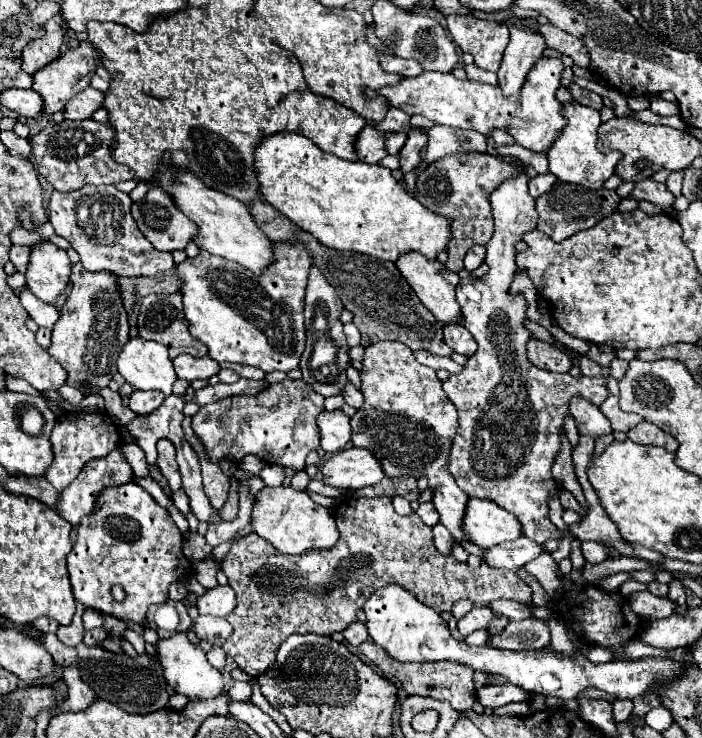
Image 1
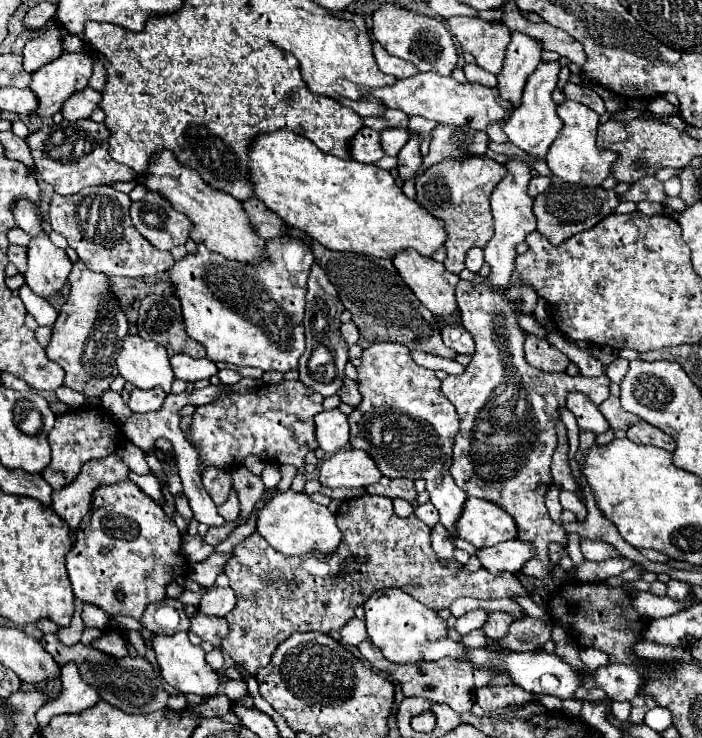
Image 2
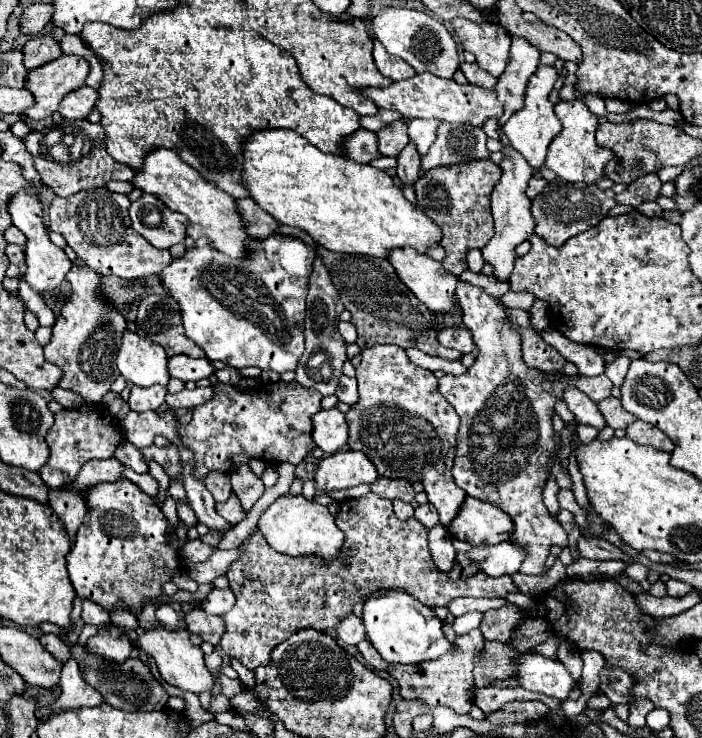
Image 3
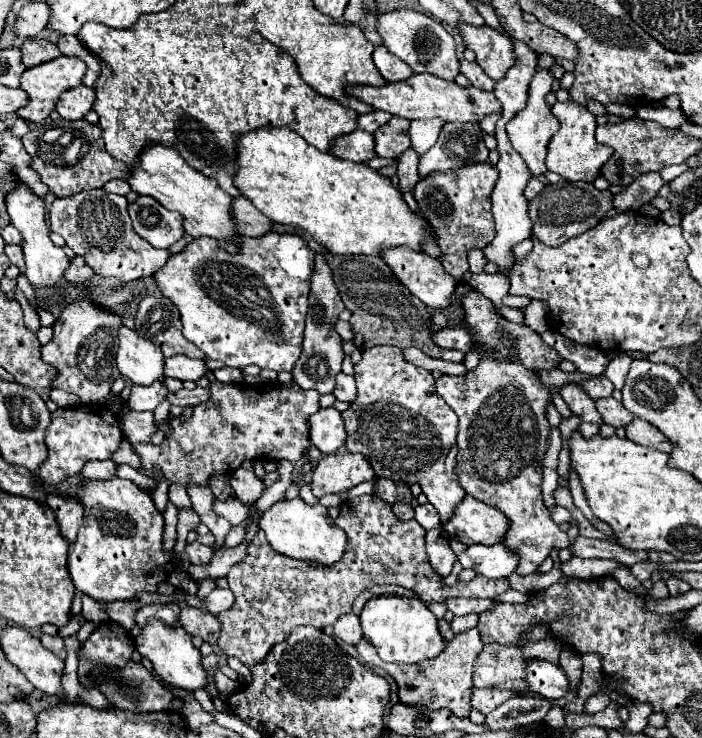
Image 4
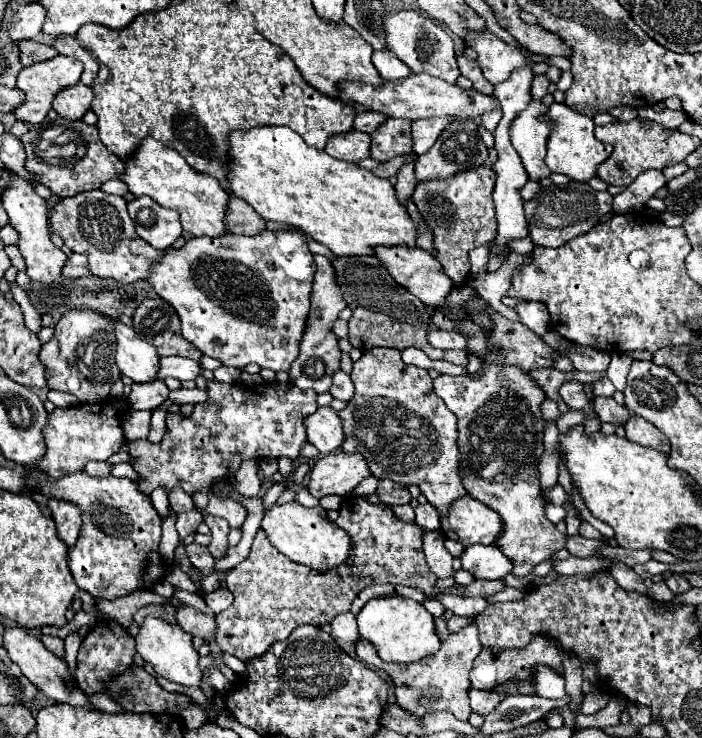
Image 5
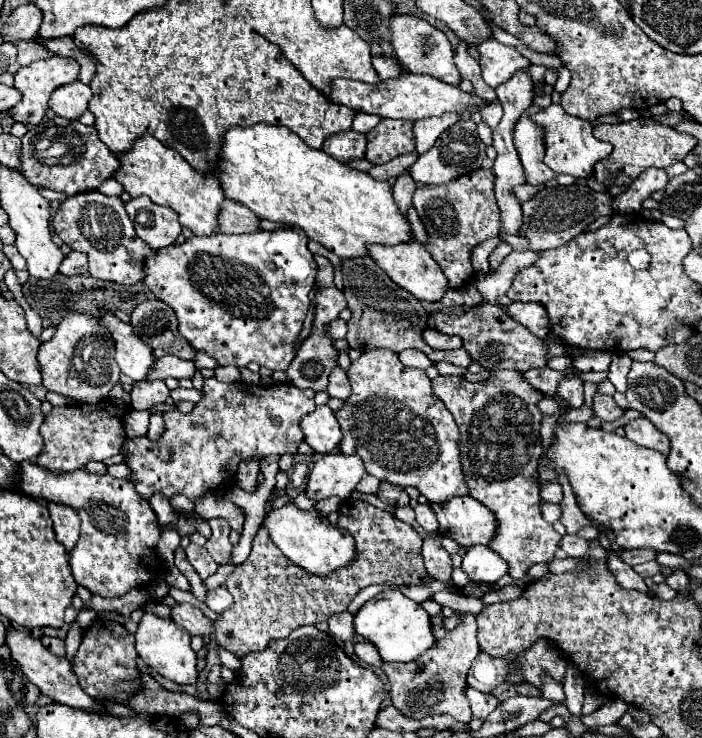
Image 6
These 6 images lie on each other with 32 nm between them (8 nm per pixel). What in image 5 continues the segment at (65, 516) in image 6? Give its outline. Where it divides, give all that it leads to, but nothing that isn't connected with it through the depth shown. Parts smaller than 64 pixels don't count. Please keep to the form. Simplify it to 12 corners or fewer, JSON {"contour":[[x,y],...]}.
{"contour":[[48,500],[58,536],[74,546],[82,526],[80,508]]}

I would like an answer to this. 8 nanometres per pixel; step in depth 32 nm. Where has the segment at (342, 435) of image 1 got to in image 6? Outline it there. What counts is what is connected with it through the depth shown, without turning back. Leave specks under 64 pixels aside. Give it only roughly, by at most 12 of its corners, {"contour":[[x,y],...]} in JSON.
{"contour":[[318,406],[304,416],[304,440],[330,454],[342,440],[334,410]]}

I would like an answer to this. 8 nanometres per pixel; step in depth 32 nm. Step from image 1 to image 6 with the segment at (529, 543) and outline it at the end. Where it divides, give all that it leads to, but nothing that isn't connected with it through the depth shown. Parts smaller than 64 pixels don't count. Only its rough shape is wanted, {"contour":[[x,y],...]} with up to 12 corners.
{"contour":[[472,546],[462,570],[472,582],[496,582],[508,562],[486,546]]}

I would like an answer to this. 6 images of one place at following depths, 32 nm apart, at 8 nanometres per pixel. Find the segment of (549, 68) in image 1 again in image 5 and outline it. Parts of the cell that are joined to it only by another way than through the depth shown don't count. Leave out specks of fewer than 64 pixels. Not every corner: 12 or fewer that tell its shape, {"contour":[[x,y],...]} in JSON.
{"contour":[[546,74],[534,76],[532,100],[510,124],[510,140],[530,180],[550,176],[544,164],[554,130],[542,98]]}

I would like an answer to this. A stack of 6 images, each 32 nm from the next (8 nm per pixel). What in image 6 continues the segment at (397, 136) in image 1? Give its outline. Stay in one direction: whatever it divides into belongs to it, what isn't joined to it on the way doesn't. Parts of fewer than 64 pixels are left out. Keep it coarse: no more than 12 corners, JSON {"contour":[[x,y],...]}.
{"contour":[[382,120],[366,158],[390,162],[414,152],[412,120]]}

